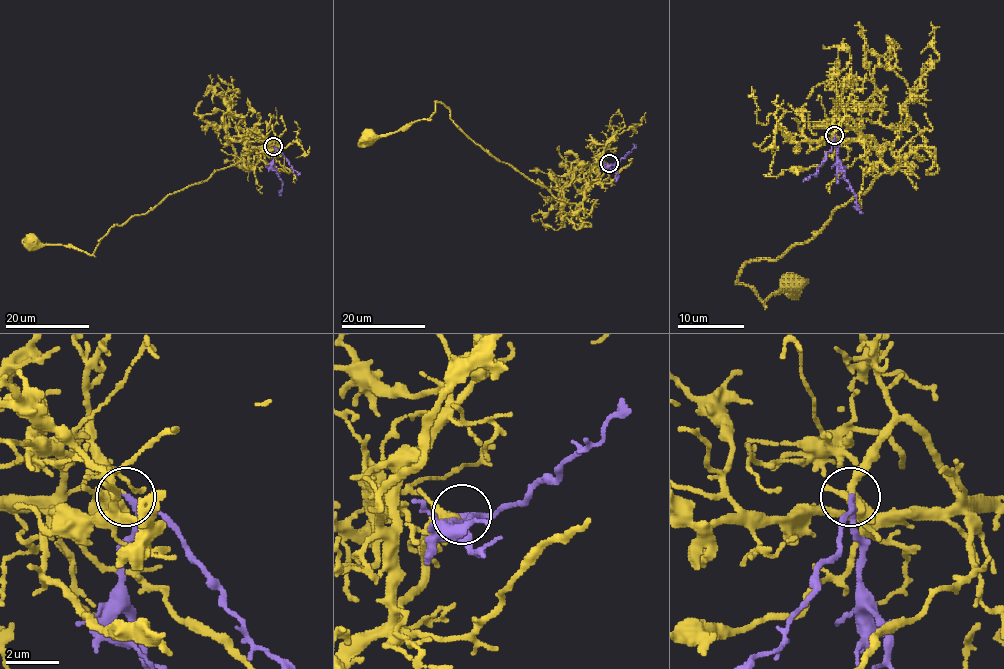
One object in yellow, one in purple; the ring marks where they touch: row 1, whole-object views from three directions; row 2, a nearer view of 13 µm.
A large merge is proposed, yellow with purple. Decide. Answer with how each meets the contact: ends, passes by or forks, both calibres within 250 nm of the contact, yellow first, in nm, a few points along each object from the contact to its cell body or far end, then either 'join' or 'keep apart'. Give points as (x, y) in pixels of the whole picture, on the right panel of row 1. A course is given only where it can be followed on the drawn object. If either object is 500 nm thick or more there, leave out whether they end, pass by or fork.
yellow forks there; purple passes by; 300 nm thick on the yellow side, 200 nm on the other; yellow runs (835, 135), (871, 138), (891, 168), (899, 160), (808, 241), (748, 261), (738, 281), (765, 306), (806, 283); purple runs (835, 135), (836, 161), (853, 191), (858, 209), (863, 213); join

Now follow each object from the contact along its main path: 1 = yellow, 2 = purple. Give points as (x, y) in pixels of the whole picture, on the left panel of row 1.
1: (273, 146), (253, 148), (247, 167), (241, 162), (216, 170), (145, 213), (112, 226), (91, 254), (22, 240)
2: (273, 146), (272, 163), (282, 182), (279, 196)

